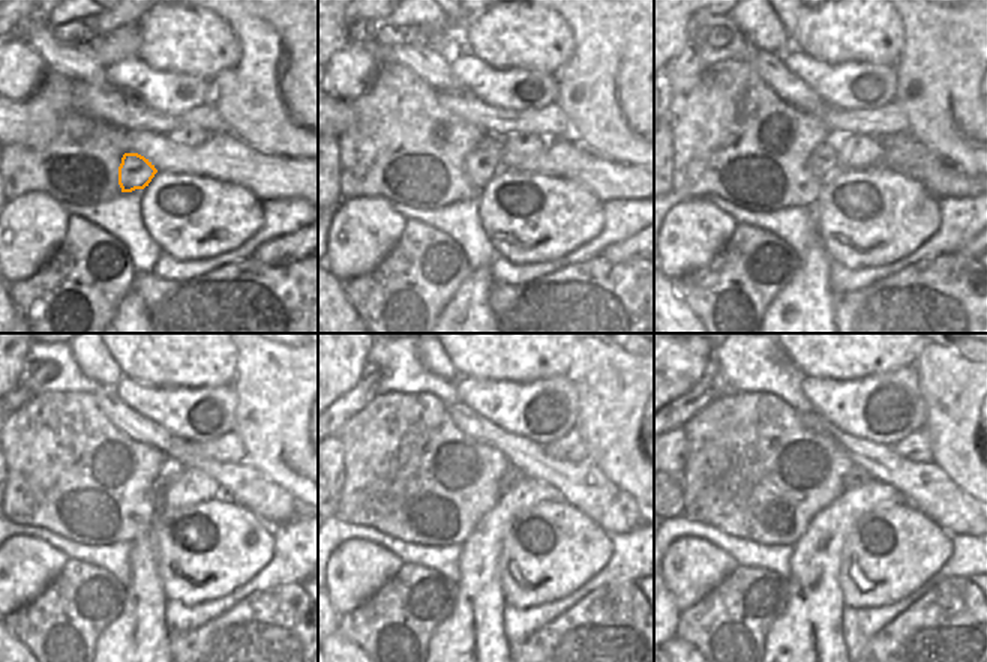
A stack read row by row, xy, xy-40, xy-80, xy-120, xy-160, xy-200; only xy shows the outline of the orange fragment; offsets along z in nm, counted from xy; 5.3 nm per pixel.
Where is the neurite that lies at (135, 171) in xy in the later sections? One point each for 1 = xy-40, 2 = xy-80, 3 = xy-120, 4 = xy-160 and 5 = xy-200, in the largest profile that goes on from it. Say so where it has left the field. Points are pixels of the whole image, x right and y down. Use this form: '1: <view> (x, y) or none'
1: xy-40 (483, 162)
2: xy-80 (822, 162)
3: xy-120 (161, 484)
4: xy-160 (513, 476)
5: xy-200 (857, 476)

